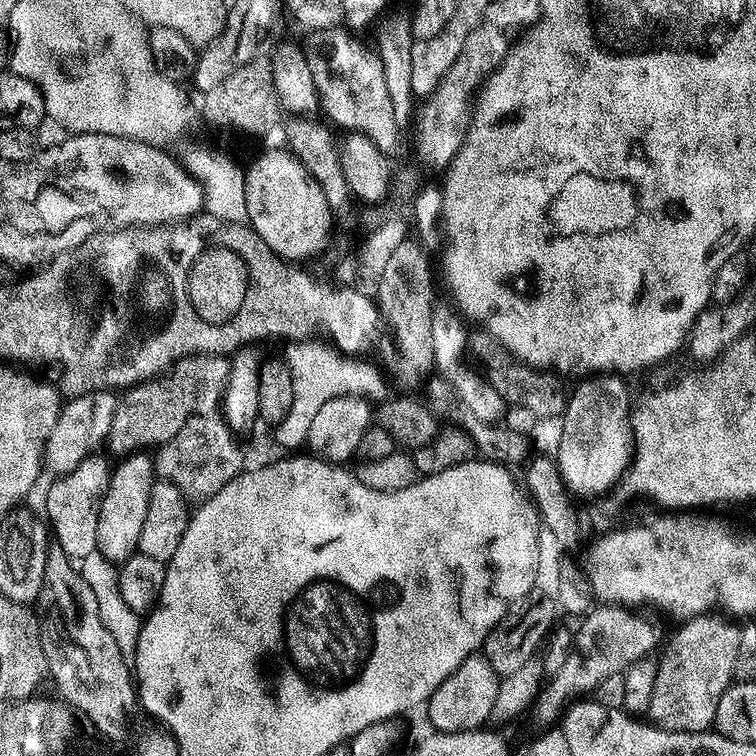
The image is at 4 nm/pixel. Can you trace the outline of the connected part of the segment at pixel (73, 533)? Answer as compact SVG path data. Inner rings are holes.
M89 454L85 459L64 475L57 475L44 496L44 512L50 525L54 543L62 546L62 550L73 562L86 558L86 554L96 552L98 542L98 510L108 488L110 475L109 457Z

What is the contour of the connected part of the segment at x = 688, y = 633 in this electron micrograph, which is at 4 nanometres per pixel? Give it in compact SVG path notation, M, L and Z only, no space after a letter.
M701 614L683 621L684 624L672 636L672 641L658 656L658 678L654 678L654 694L650 694L650 706L646 716L656 727L667 732L707 732L715 725L718 698L733 683L736 659L742 643L741 629L731 624L733 621L719 620L716 614Z

